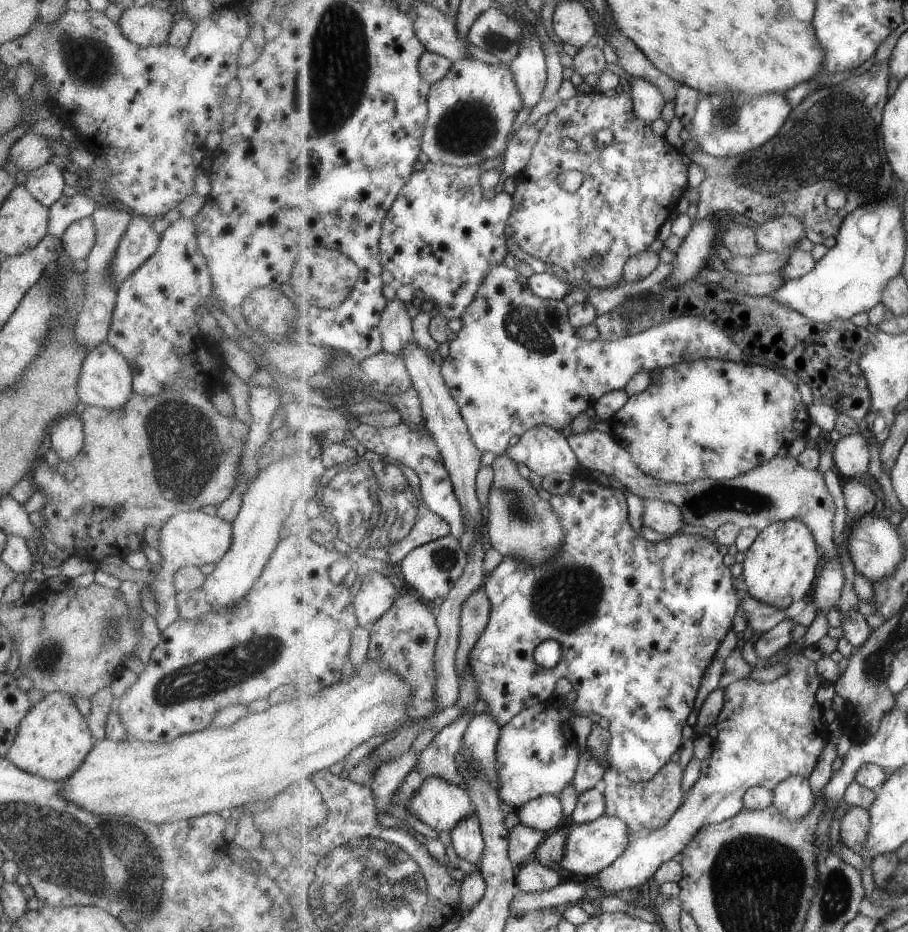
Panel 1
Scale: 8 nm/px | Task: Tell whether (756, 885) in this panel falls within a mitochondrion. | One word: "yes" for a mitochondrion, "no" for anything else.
yes

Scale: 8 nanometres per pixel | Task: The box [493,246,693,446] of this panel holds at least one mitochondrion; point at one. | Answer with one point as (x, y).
(523, 325)

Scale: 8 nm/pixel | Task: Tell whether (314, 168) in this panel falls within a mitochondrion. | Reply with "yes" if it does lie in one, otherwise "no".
no

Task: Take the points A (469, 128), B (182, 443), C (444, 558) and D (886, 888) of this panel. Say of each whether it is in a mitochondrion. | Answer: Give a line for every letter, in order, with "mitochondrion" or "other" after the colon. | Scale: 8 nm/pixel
A: mitochondrion
B: mitochondrion
C: mitochondrion
D: other

